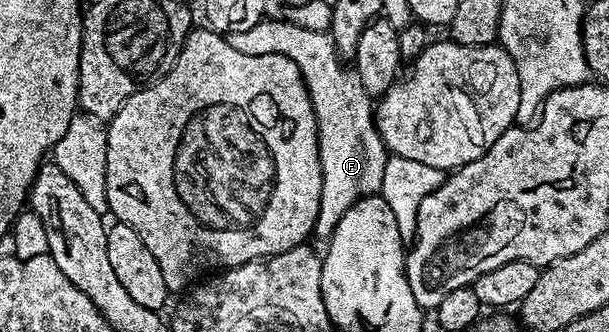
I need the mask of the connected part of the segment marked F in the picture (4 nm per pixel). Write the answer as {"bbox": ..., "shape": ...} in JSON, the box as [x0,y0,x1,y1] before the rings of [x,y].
{"bbox":[226,17,385,240],"shape":[[[264,17],[245,32],[226,35],[227,43],[245,56],[289,56],[297,64],[311,97],[319,133],[321,204],[317,208],[314,237],[329,240],[341,216],[364,196],[380,193],[385,150],[373,133],[373,98],[365,92],[354,69],[345,67],[330,33],[298,27],[282,17]]]}

